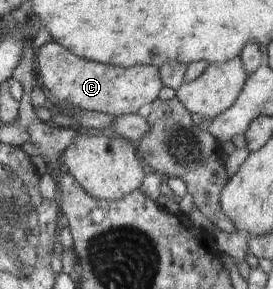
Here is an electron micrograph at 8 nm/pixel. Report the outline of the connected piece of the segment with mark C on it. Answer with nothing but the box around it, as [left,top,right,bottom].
[35,40,163,117]

